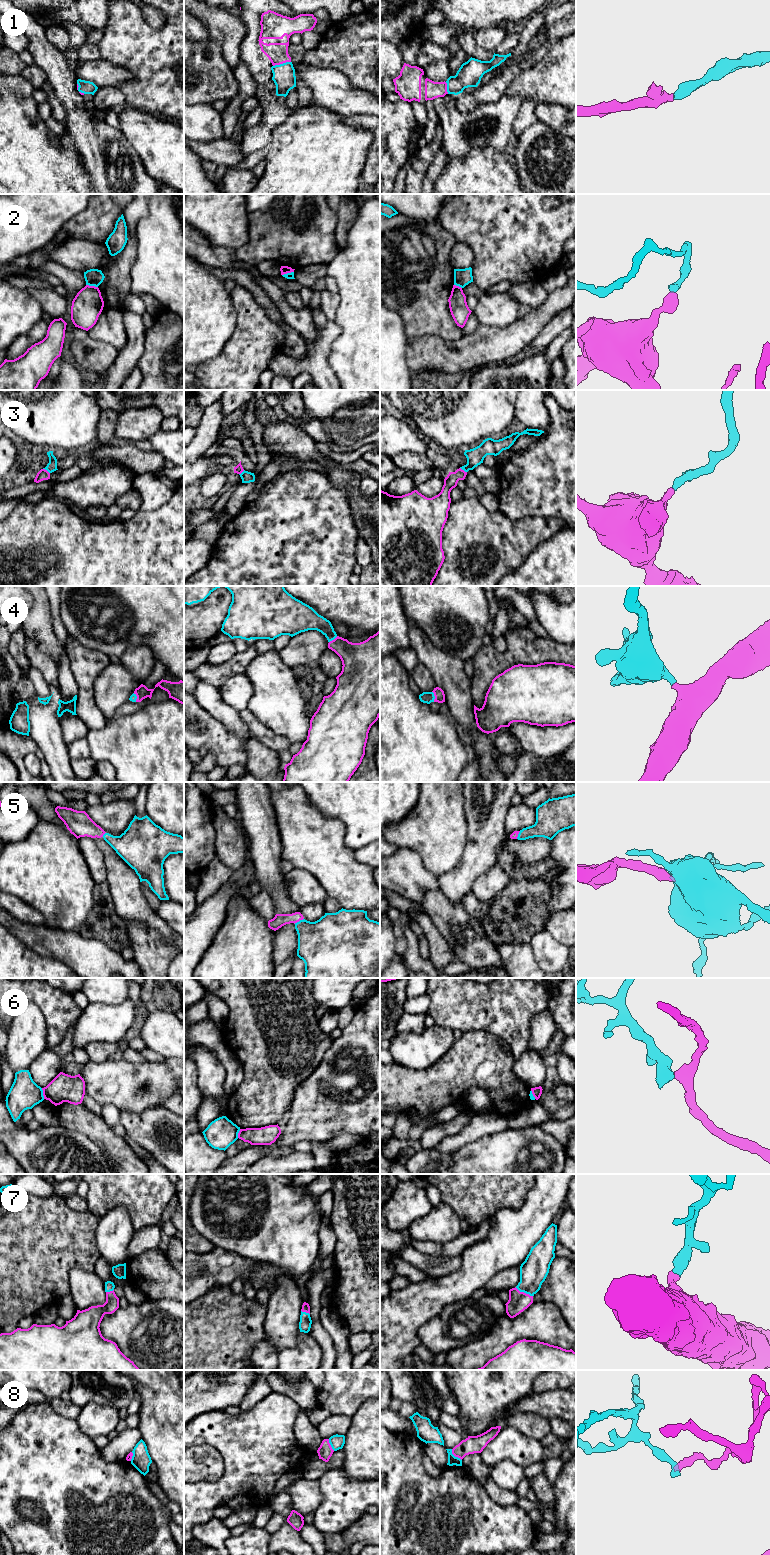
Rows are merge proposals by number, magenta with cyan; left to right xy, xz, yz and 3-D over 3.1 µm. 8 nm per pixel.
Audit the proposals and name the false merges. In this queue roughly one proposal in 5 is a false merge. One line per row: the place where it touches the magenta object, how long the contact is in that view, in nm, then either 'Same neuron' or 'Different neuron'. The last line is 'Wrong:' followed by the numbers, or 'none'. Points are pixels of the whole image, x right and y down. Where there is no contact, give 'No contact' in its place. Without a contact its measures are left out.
1: Touches magenta at xz (281, 63). Shared border 150 nm. Same neuron
2: Touches magenta at xy (92, 286). Shared border 100 nm. Different neuron
3: Touches magenta at xy (46, 470). Shared border 70 nm. Same neuron
4: Touches magenta at yz (434, 695). Shared border 90 nm. Same neuron
5: Touches magenta at xz (298, 921). Shared border 90 nm. Same neuron
6: Touches magenta at xy (43, 1093). Shared border 90 nm. Different neuron
7: Touches magenta at yz (523, 1292). Shared border 160 nm. Same neuron
8: Touches magenta at yz (455, 1456). Shared border 130 nm. Different neuron
Wrong: 2, 6, 8

